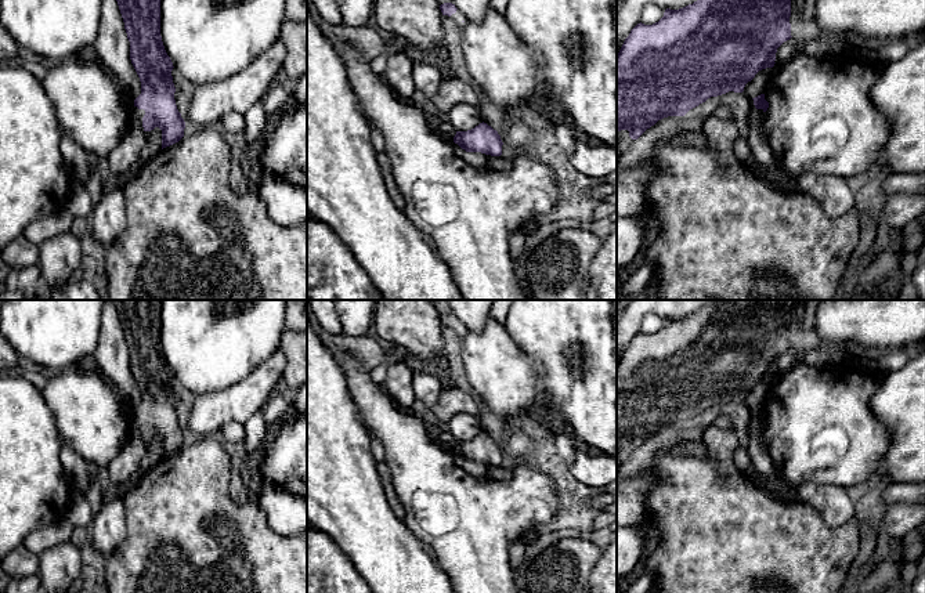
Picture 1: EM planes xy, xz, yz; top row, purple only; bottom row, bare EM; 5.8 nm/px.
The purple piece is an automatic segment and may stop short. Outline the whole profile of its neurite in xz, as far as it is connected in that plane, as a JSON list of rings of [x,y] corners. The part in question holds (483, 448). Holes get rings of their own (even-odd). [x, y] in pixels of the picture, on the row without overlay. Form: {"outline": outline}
{"outline": [[[484,431],[471,440],[456,441],[454,452],[466,462],[481,462],[491,466],[502,464],[503,452],[501,445]]]}

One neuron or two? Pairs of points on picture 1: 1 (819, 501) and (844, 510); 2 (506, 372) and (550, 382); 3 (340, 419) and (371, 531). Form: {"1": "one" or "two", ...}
{"1": "one", "2": "two", "3": "one"}

